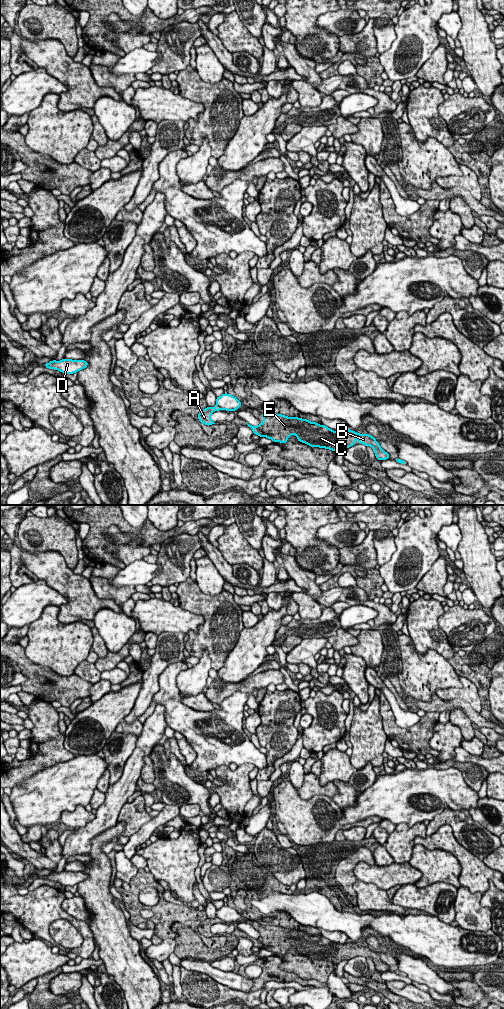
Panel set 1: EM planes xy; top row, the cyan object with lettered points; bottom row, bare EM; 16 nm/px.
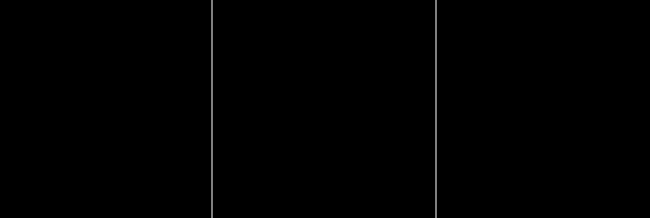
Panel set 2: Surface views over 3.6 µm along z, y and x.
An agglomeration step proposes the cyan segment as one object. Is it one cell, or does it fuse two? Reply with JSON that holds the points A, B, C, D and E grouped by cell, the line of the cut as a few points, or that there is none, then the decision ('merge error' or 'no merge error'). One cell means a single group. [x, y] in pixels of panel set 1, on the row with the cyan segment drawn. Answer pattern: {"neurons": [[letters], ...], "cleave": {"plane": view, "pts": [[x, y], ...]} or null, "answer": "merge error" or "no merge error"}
{"neurons": [["A", "B", "C", "E"], ["D"]], "cleave": {"plane": "xy", "pts": [[216, 404], [222, 409]]}, "answer": "merge error"}

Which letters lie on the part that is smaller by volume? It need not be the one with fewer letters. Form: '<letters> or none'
A, B, C, E

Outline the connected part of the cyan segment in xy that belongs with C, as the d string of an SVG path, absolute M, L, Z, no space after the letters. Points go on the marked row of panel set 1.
M261 413L263 422L258 426L247 425L253 434L266 437L273 442L285 444L293 434L299 442L311 447L319 447L339 452L343 448L355 445L357 439L360 444L371 446L377 460L389 459L390 454L385 452L374 437L369 434L360 434L351 429L344 432L334 431L325 425L311 422L308 419L288 417L282 414Z

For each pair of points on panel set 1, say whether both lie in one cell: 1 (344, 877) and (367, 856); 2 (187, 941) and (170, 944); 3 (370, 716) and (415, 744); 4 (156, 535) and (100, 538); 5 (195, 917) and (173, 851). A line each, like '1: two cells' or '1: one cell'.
1: one cell
2: two cells
3: two cells
4: one cell
5: two cells

